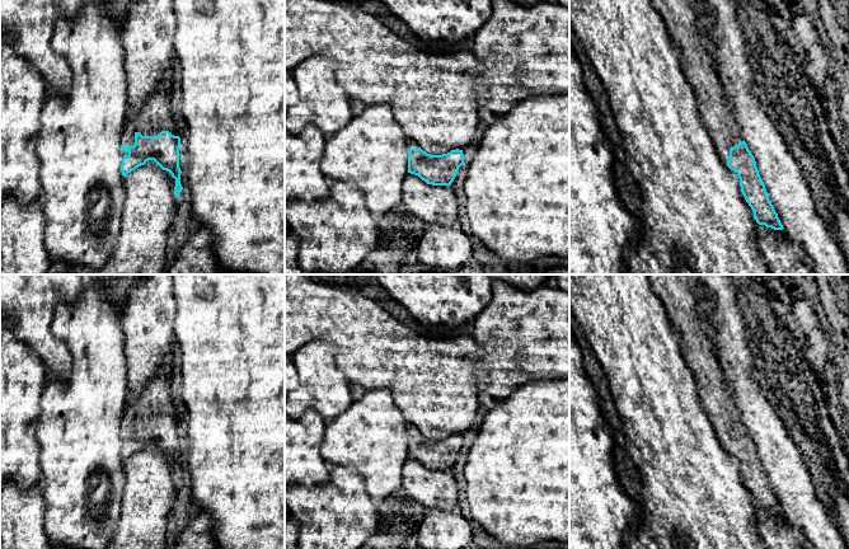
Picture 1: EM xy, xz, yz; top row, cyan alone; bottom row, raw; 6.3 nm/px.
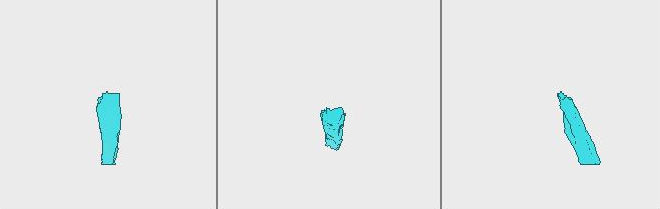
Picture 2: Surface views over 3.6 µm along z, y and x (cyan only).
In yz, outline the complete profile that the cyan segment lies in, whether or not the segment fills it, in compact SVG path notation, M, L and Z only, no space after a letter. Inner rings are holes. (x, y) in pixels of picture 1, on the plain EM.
M649 274L649 280L652 290L665 304L672 328L680 337L686 365L696 379L702 408L709 417L722 446L738 460L741 477L751 492L756 507L774 515L783 515L784 512L759 459L755 442L744 424L733 391L724 380L721 361L713 351L702 322L696 316L696 304L689 286L689 274Z

